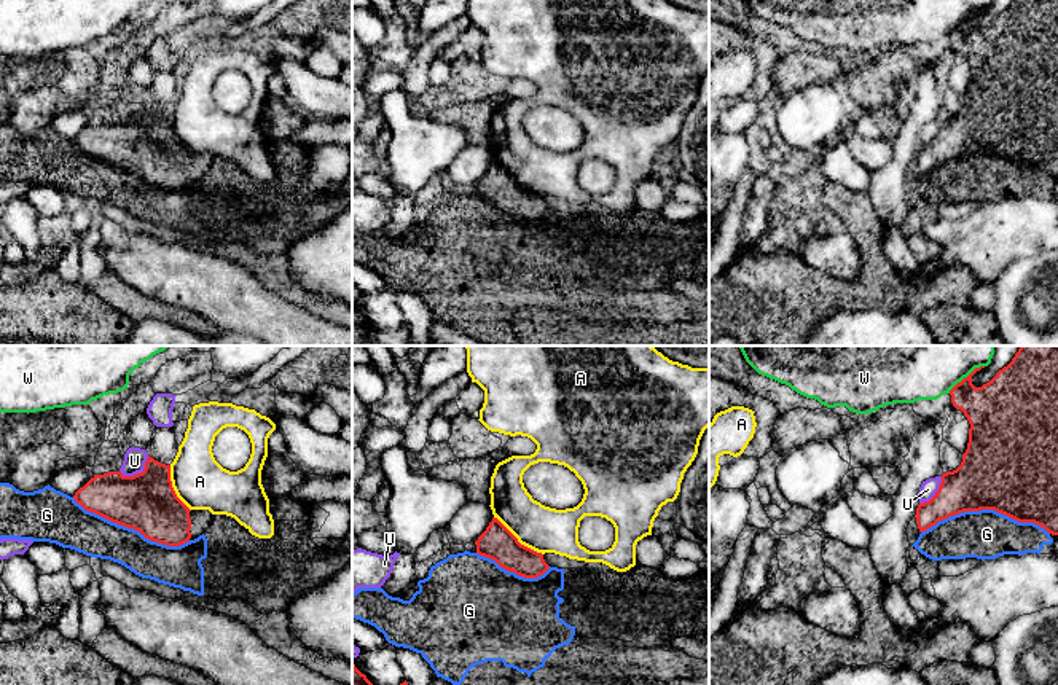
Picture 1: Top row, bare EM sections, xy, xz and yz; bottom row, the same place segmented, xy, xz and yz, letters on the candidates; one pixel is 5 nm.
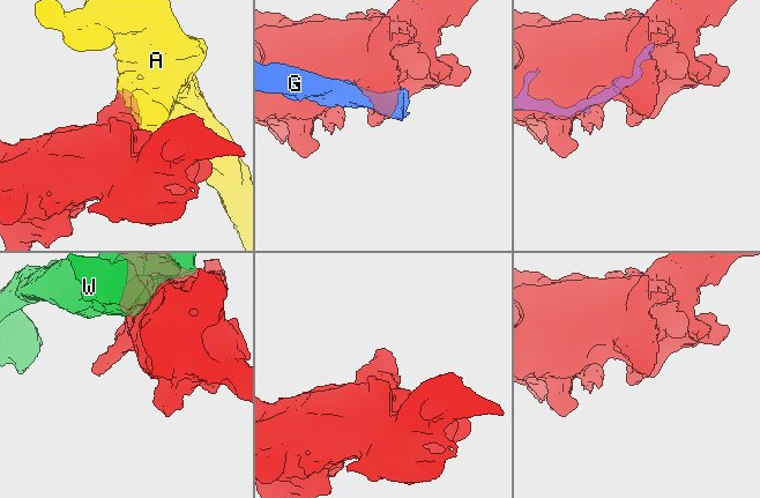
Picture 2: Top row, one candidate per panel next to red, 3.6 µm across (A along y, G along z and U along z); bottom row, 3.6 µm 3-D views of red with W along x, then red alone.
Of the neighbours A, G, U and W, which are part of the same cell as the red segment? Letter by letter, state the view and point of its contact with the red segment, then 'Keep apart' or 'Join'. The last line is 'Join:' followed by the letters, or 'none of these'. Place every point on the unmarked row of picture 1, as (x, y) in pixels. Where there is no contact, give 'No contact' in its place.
A: Touches red at xz (517, 183). Keep apart
G: Touches red at yz (985, 152). Keep apart
U: Touches red at xy (139, 117). Keep apart
W: Touches red at yz (967, 19). Keep apart
Join: none of these

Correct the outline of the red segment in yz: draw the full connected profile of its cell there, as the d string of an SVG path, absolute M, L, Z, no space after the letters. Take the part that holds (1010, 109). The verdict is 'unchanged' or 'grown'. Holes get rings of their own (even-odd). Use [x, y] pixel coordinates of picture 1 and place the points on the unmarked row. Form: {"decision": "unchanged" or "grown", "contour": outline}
{"decision": "unchanged", "contour": "M1013 0L1012 5L999 13L989 25L983 27L982 30L975 30L972 27L972 19L982 11L985 10L975 11L967 21L964 21L950 33L953 49L961 53L970 67L969 86L966 96L962 97L961 108L953 115L943 116L935 139L929 145L918 148L915 158L918 172L919 175L924 175L938 164L964 155L994 153L1018 166L1034 166L1044 170L1048 177L1058 178L1058 0Z"}

